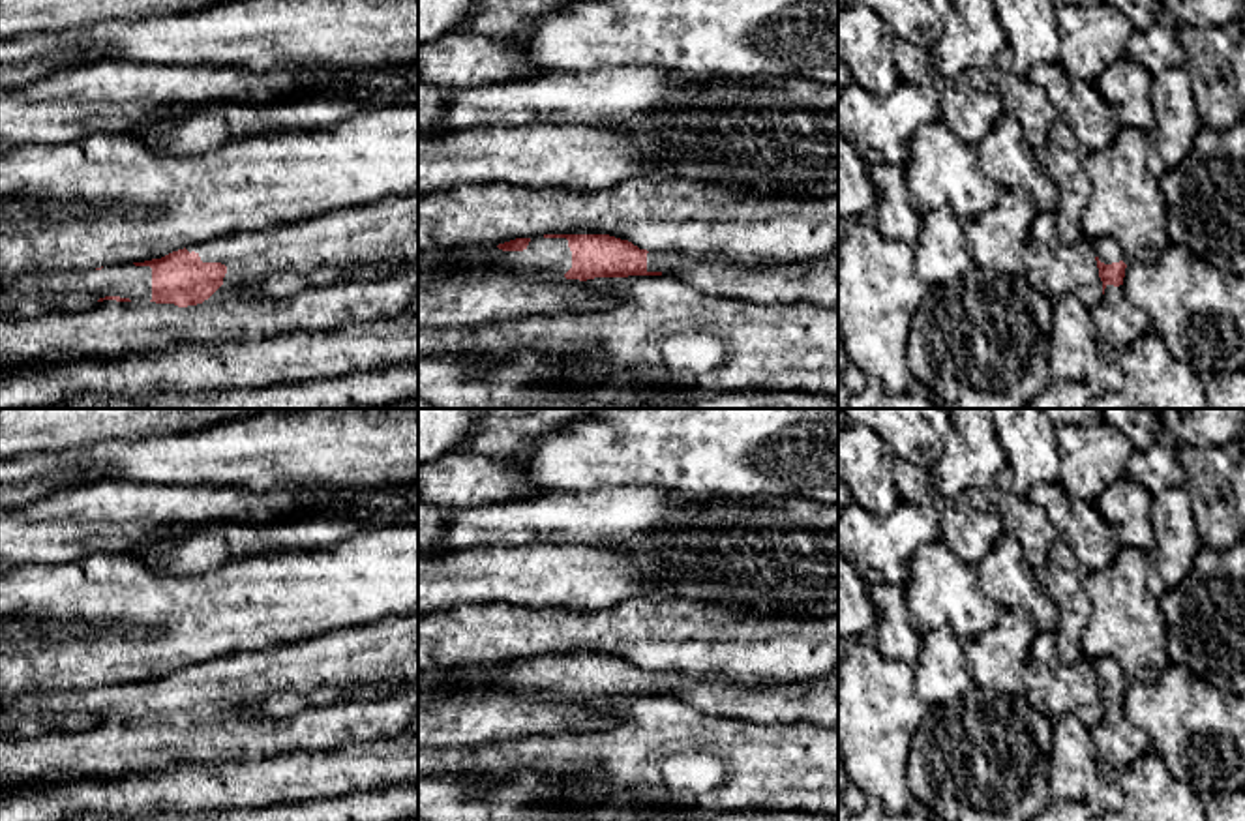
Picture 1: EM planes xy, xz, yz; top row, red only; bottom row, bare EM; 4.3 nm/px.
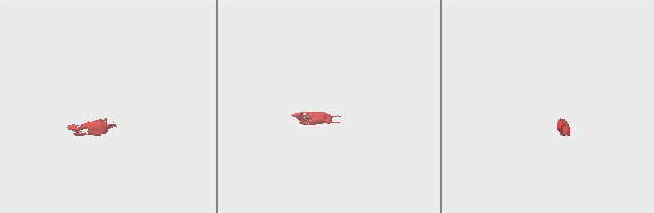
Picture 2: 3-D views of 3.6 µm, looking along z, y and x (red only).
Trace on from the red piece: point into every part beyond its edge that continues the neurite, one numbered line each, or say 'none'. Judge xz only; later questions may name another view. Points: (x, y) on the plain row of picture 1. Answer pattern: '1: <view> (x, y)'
1: xz (544, 677)
2: xz (814, 700)

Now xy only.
1: xy (385, 653)

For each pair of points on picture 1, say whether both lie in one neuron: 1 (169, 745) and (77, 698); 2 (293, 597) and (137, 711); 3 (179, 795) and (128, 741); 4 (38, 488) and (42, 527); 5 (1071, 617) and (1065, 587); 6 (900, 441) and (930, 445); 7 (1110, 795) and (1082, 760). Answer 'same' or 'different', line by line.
1: same
2: different
3: different
4: different
5: same
6: same
7: same

